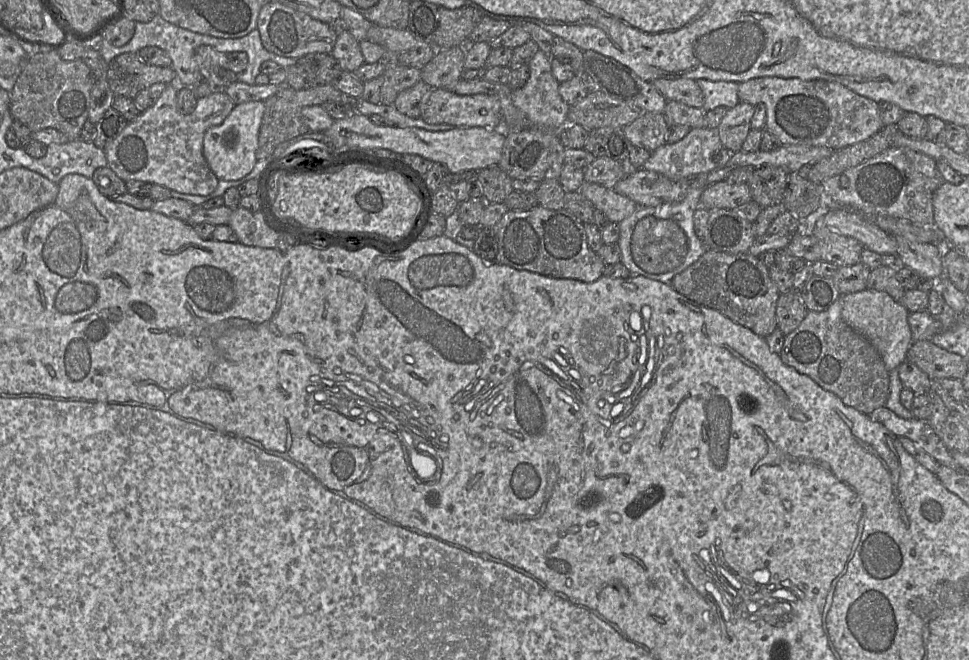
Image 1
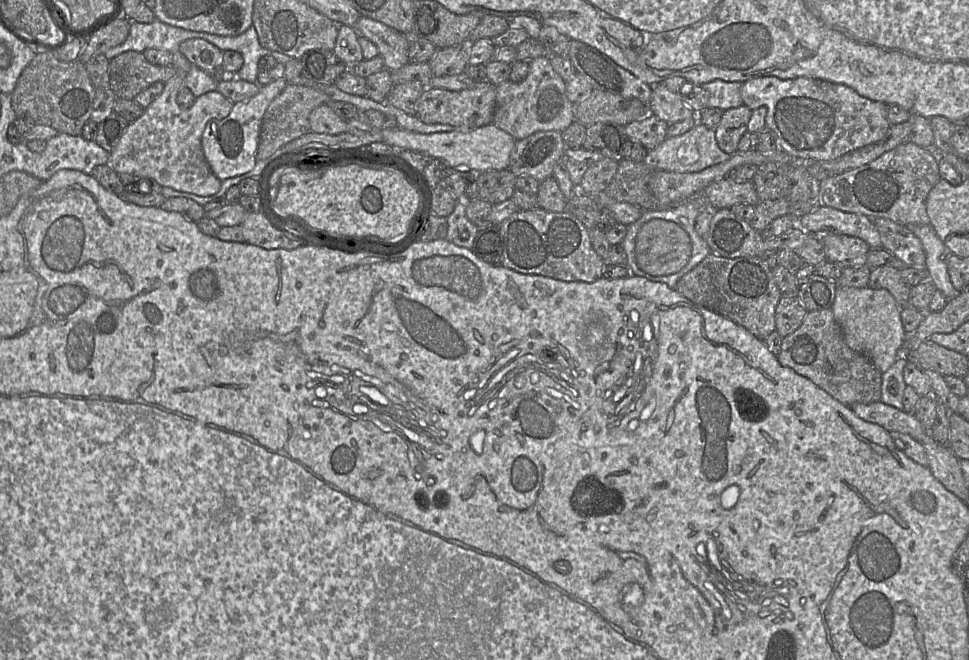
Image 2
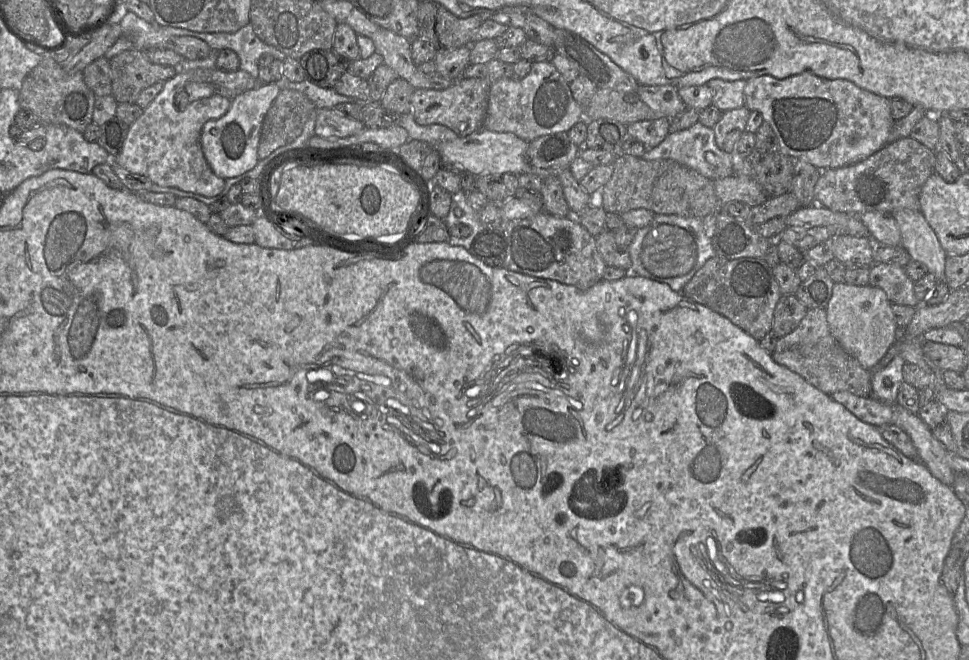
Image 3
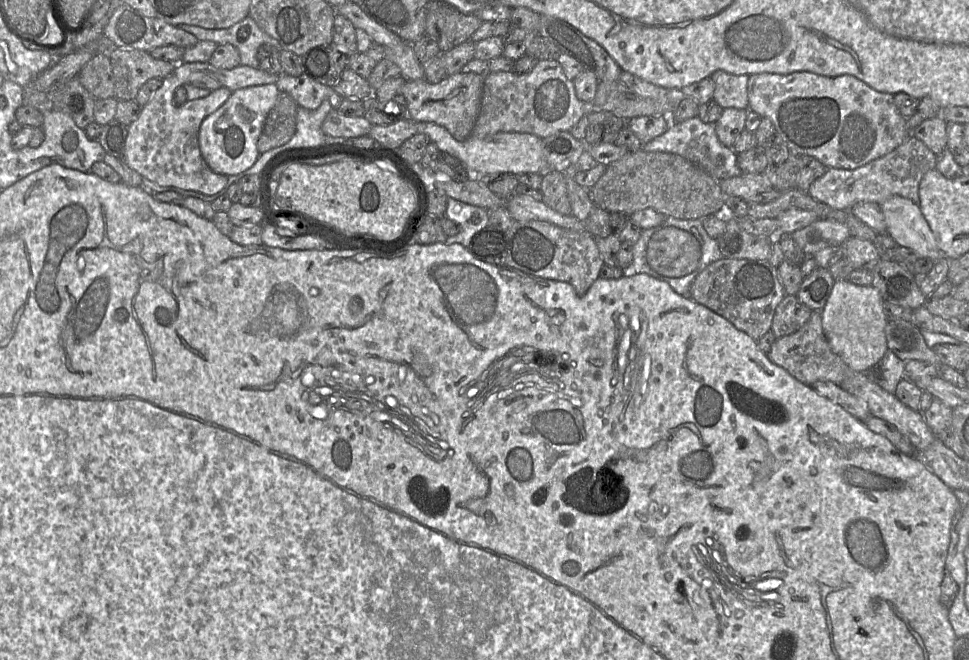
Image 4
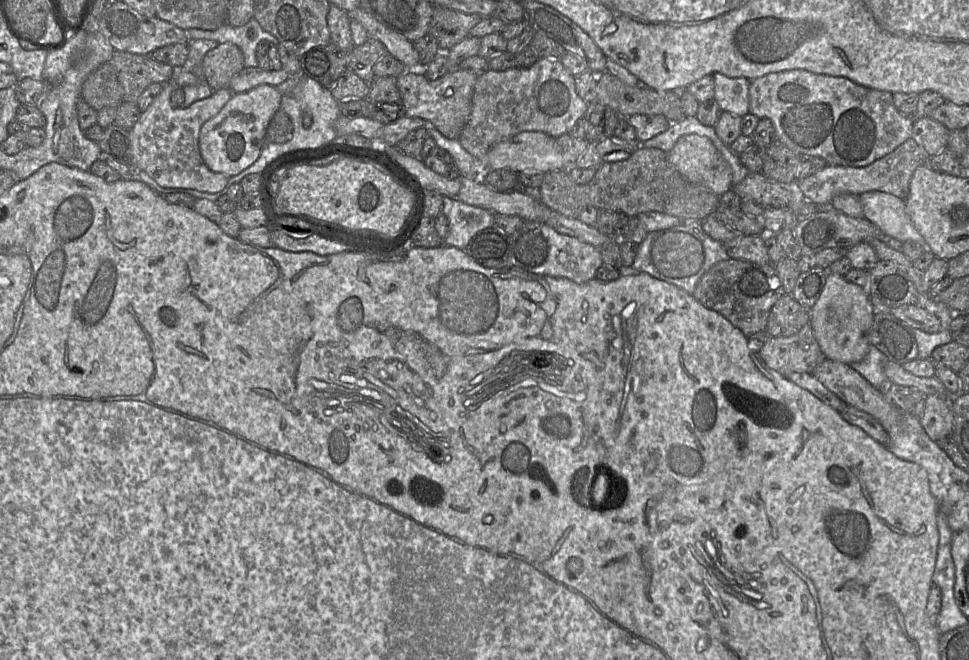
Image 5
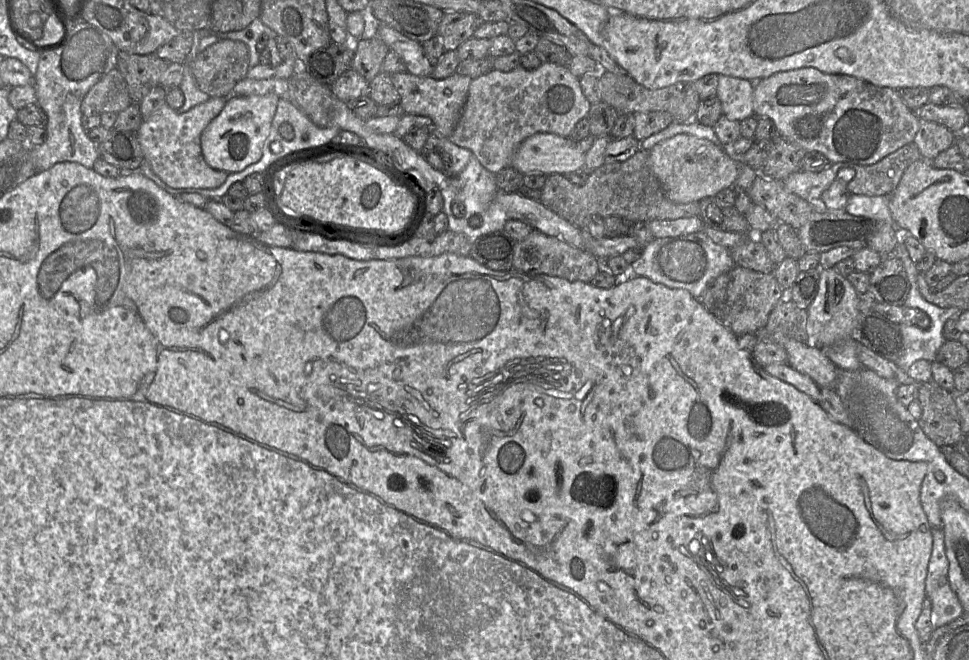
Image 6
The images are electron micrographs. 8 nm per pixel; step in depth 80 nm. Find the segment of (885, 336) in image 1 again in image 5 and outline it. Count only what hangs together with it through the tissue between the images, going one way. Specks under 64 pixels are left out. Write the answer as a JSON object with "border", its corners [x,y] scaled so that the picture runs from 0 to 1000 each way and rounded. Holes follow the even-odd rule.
{"border":[[[854,412],[848,444],[836,468],[836,492],[851,541],[877,553],[891,545],[897,533],[894,505],[900,492],[902,477],[902,464],[895,436]]]}

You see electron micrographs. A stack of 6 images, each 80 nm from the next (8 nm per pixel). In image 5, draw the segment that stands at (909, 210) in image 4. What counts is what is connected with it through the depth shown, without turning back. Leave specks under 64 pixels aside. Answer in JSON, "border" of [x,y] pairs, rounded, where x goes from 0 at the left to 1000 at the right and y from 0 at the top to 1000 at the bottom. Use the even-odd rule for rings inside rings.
{"border":[[[906,289],[888,294],[891,330],[904,341],[910,355],[929,367],[940,364],[955,373],[953,358],[943,344],[935,321],[934,305],[921,294]]]}

